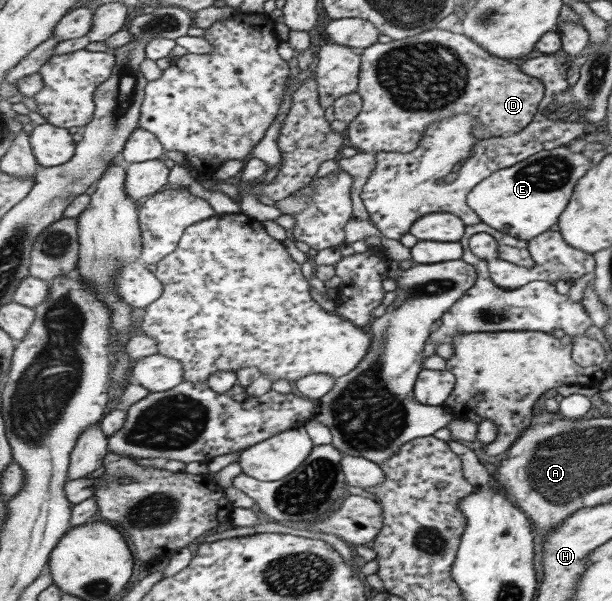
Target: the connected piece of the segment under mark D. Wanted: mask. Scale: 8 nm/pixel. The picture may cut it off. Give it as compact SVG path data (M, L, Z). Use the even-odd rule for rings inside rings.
M430 29L424 31L423 34L414 35L409 39L394 40L390 43L375 43L371 47L361 51L362 55L362 70L359 75L359 87L358 92L363 98L363 110L362 113L349 124L347 128L347 135L354 148L358 148L363 152L411 152L415 151L419 147L419 143L425 137L426 131L431 126L441 122L445 119L456 117L457 115L470 114L474 116L474 119L478 121L478 125L483 127L477 128L476 135L479 139L483 139L484 134L495 135L495 137L509 135L513 133L519 133L523 131L535 117L541 101L546 97L546 84L544 84L539 78L535 78L527 72L522 70L522 67L515 65L515 63L509 63L505 59L490 55L489 52L482 49L474 40L466 37L465 34L452 33L445 29Z

